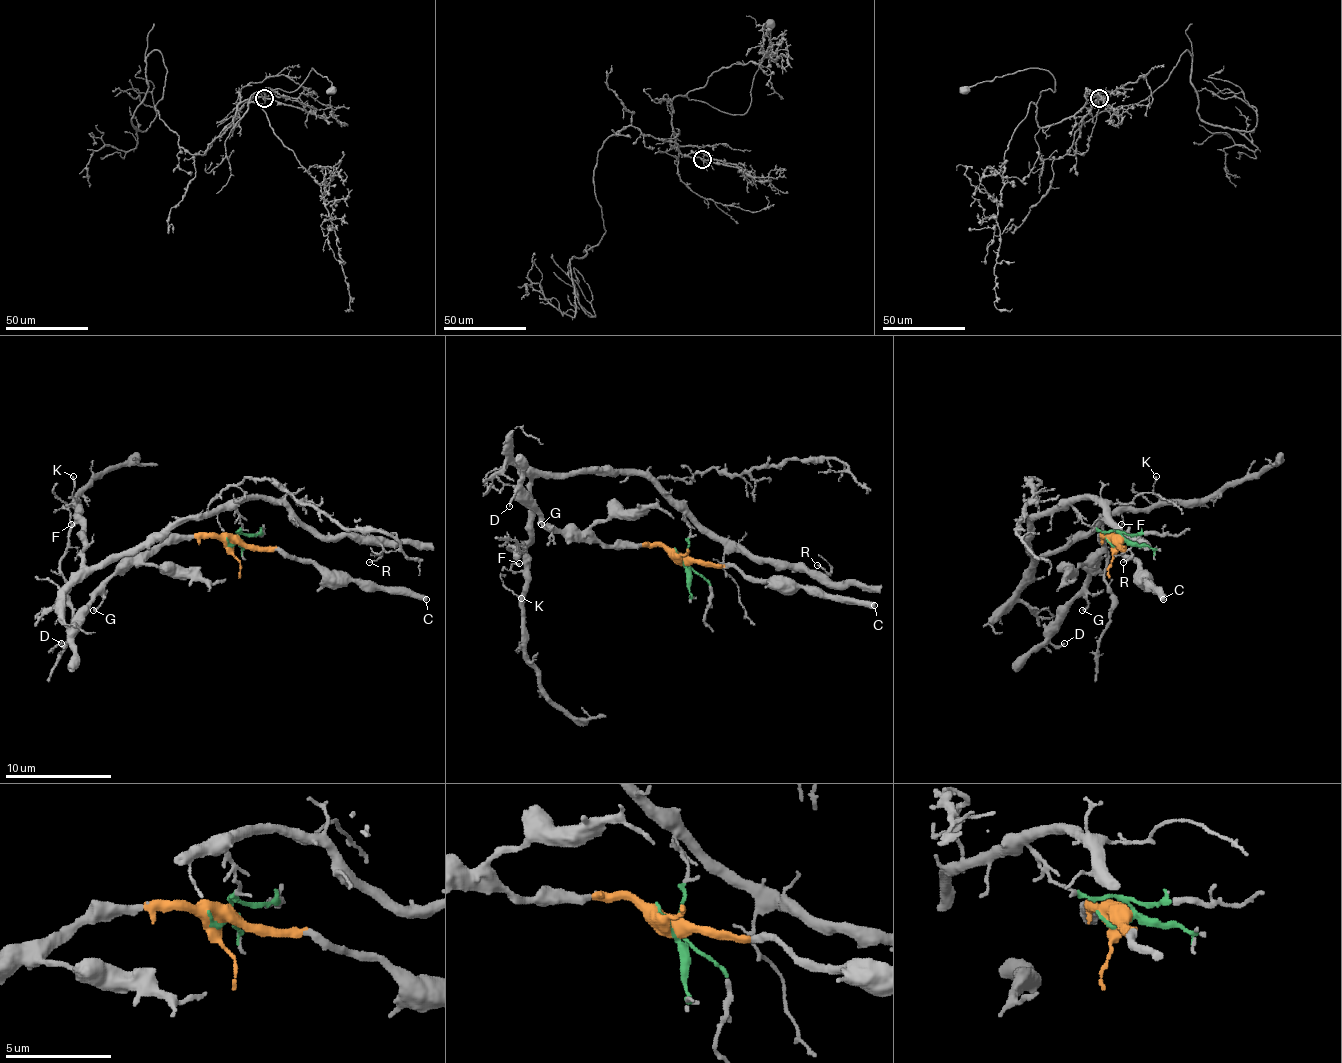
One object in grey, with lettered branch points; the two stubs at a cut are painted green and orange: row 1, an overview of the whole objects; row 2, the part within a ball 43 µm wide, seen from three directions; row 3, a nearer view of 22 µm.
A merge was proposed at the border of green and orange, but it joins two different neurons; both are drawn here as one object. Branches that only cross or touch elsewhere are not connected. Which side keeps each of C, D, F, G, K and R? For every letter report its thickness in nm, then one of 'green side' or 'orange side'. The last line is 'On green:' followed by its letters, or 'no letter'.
C: 460 nm | orange side
D: 160 nm | orange side
F: 110 nm | green side
G: 150 nm | orange side
K: 110 nm | green side
R: 100 nm | green side
On green: F, K, R

